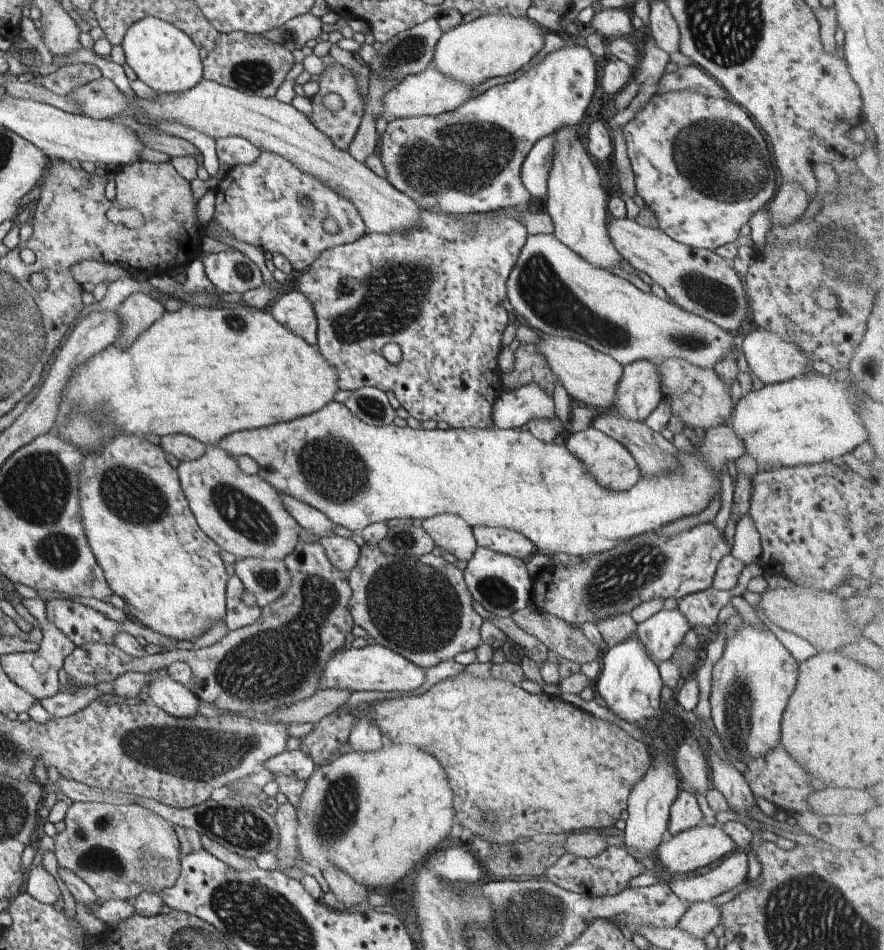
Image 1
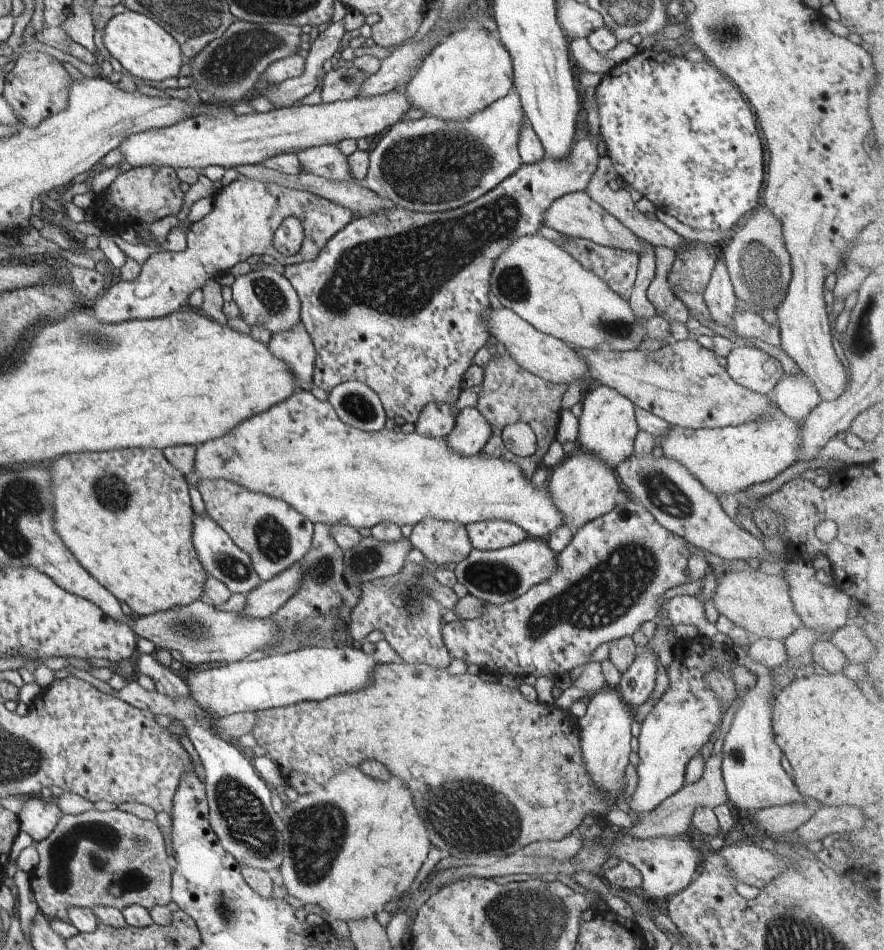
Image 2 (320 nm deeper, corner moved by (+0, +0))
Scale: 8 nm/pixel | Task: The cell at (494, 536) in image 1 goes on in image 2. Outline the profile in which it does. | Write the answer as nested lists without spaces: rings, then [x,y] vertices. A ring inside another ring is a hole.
[[[498,519],[475,522],[465,526],[471,545],[481,551],[514,546],[526,539],[527,532],[517,524]]]

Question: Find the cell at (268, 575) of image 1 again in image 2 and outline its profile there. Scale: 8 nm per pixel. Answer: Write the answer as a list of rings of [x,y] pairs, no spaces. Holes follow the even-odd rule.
[[[194,512],[192,542],[198,560],[208,576],[222,581],[233,593],[247,594],[258,585],[262,584],[251,558],[239,547],[225,530],[208,514],[198,515]]]

